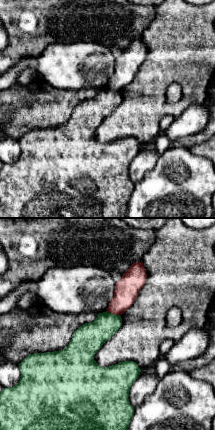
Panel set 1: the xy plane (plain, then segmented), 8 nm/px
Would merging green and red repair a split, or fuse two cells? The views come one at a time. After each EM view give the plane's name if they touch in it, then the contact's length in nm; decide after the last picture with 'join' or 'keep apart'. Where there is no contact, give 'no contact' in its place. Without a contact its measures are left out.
contact in xy; length 120 nm

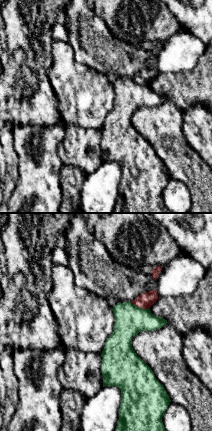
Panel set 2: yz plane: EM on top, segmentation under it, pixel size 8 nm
contact in yz; length 170 nm

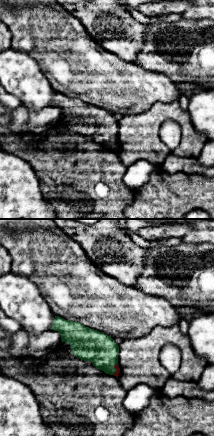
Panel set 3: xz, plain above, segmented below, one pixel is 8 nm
contact in xz; length 100 nm

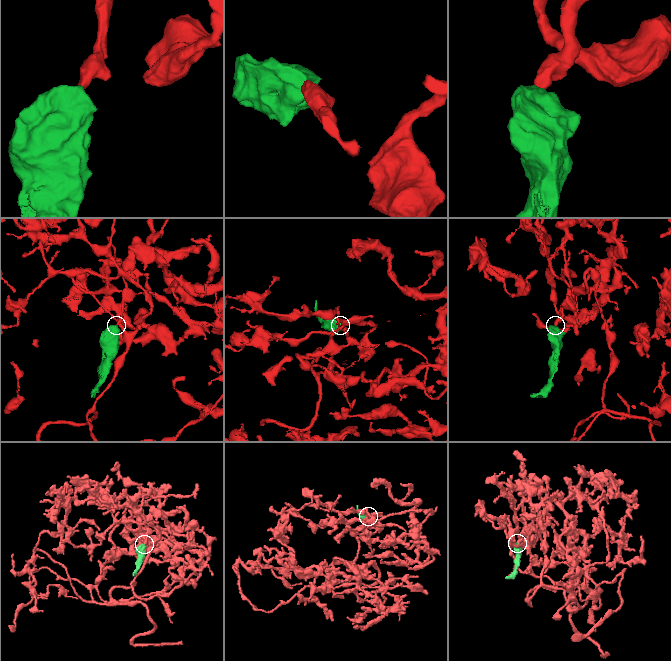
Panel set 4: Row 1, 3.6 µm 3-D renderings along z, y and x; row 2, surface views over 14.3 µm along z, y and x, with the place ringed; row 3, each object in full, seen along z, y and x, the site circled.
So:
keep apart

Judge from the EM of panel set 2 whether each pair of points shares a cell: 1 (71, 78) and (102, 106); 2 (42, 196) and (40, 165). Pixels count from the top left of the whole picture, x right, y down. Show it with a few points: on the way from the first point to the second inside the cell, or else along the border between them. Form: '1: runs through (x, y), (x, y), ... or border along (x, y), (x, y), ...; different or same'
1: runs through (79, 86), (94, 101); same
2: runs through (40, 188), (40, 173); same

